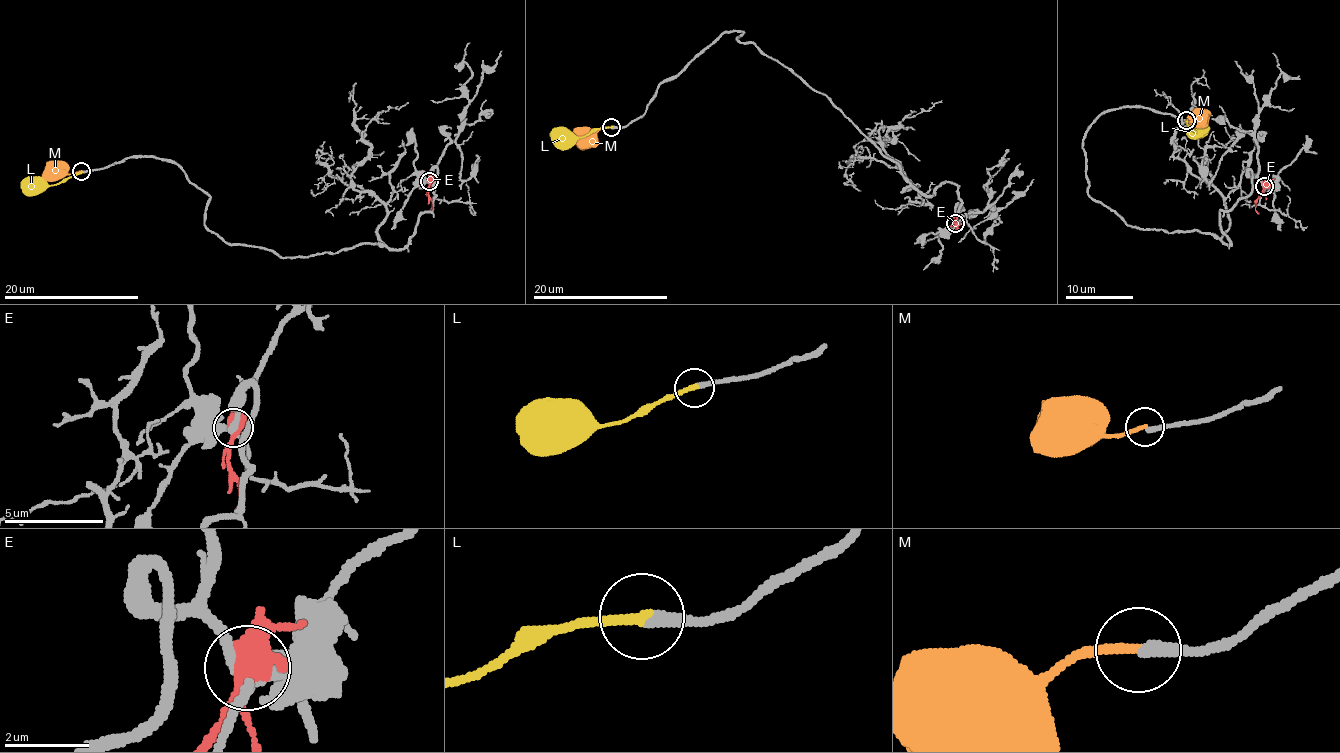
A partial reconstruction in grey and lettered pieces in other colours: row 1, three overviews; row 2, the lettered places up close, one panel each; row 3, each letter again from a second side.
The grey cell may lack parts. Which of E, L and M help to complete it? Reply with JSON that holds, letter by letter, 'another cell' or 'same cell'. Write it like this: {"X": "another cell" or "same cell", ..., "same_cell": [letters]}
{"E": "another cell", "L": "same cell", "M": "another cell", "same_cell": ["L"]}

